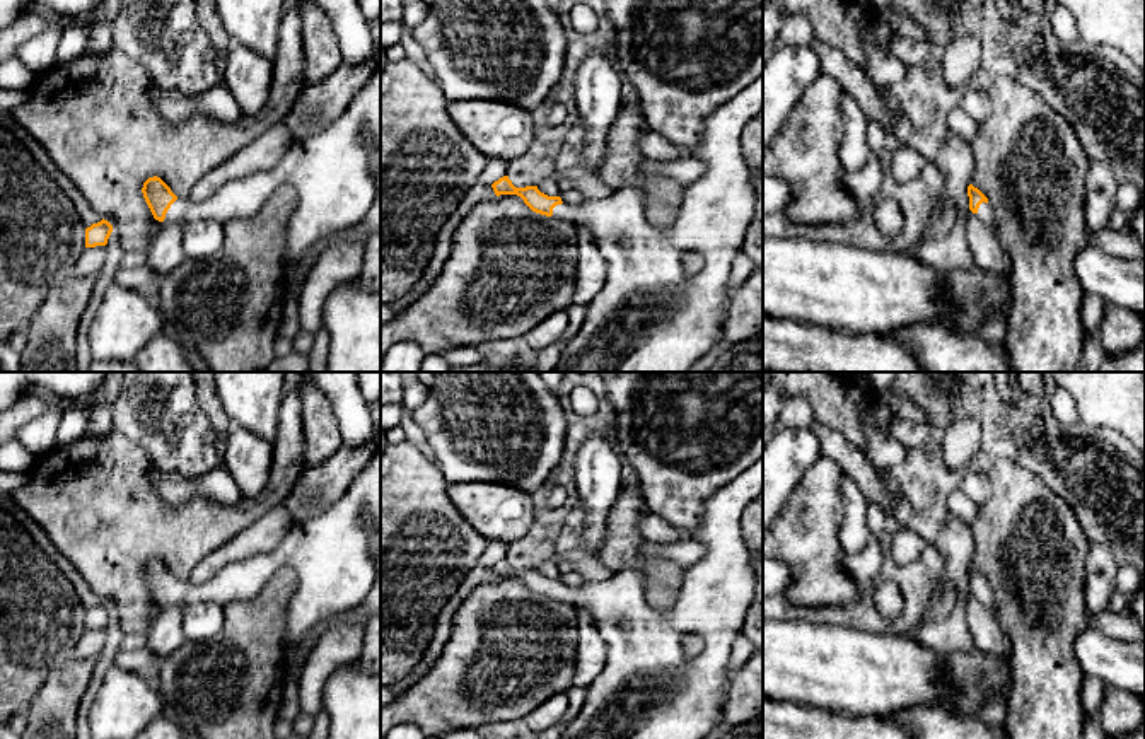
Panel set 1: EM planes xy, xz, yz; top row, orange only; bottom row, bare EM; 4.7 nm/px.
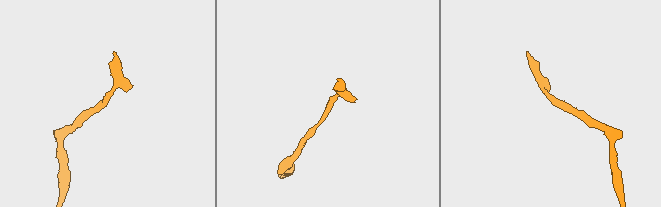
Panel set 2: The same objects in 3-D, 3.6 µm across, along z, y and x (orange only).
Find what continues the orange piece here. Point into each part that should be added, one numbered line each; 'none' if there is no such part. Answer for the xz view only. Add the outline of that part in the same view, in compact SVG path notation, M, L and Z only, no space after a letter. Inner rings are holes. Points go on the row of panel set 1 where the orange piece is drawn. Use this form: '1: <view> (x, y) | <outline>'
1: xz (664, 299) | M763 77L706 116L695 148L681 148L683 157L701 160L705 172L684 186L677 215L667 229L648 224L640 188L553 208L555 218L589 230L607 271L602 288L585 305L580 329L551 372L689 372L717 345L730 302L732 261L754 220L756 189L744 162L741 135L761 109Z

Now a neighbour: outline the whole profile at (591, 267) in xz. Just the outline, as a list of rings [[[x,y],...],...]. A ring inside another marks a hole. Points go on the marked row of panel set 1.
[[[578,229],[573,305],[587,305],[606,280],[607,265],[587,229]]]

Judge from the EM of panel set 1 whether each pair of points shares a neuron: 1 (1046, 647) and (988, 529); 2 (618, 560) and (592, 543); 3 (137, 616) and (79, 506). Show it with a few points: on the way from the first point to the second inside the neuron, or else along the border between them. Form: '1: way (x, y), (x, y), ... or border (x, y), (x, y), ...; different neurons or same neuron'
1: way (1028, 616), (1026, 560), (1019, 553); same neuron
2: border (610, 509), (606, 535), (598, 557); different neurons
3: way (123, 589), (110, 565), (106, 533); same neuron

